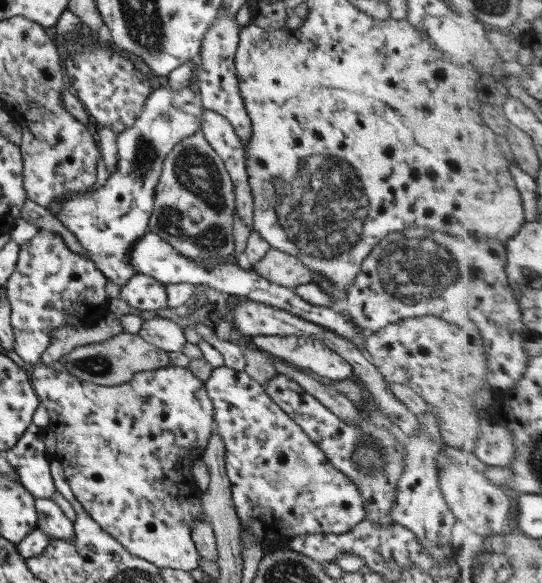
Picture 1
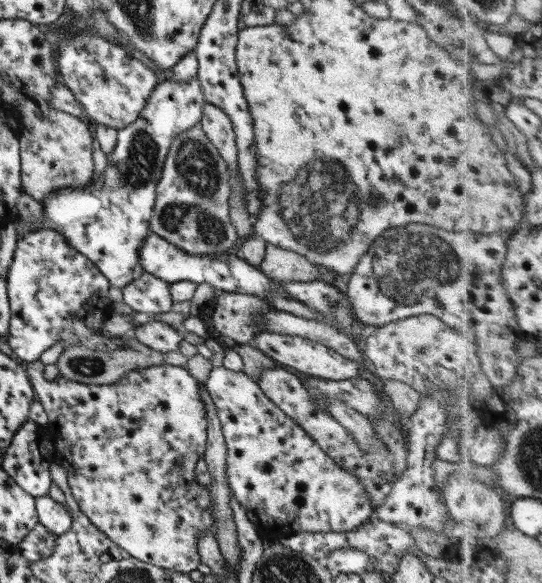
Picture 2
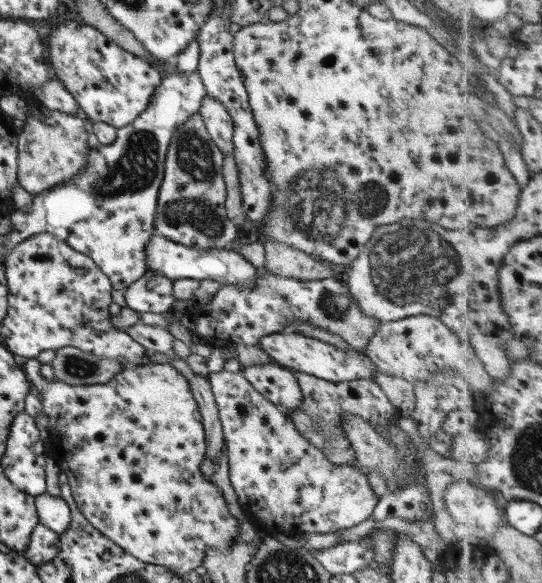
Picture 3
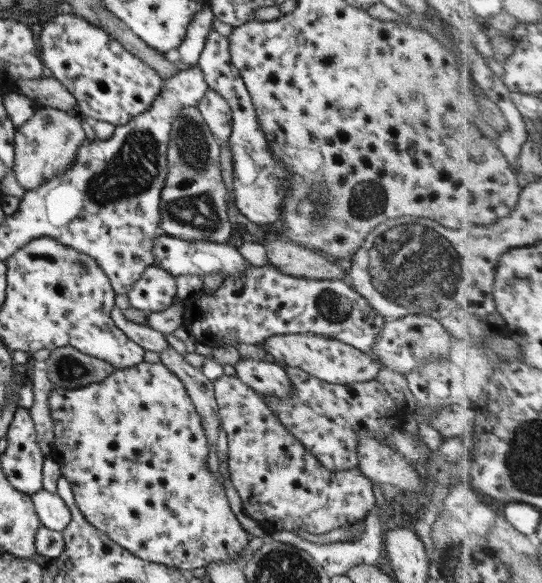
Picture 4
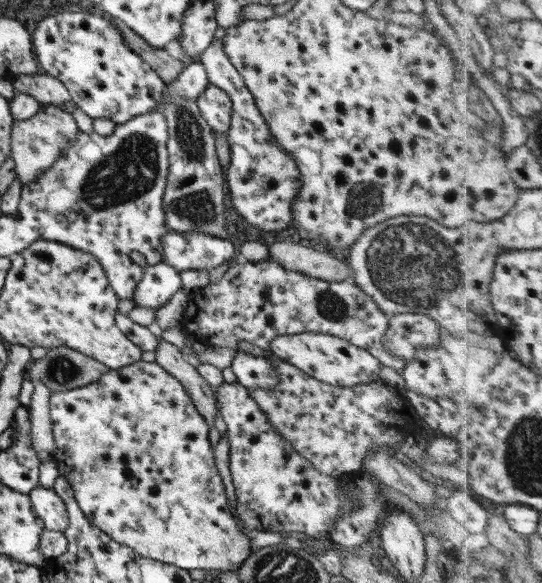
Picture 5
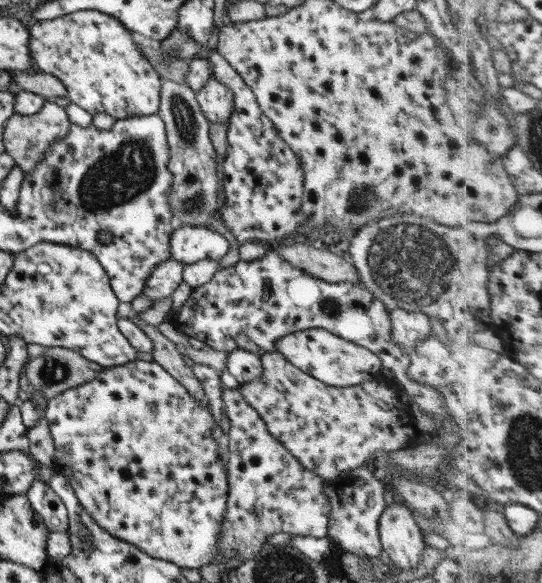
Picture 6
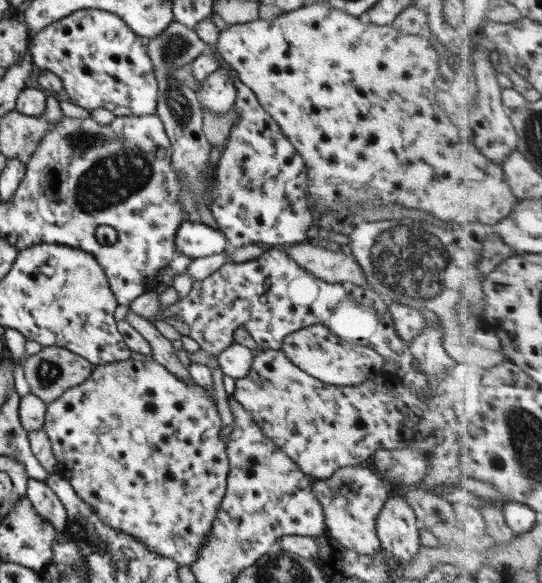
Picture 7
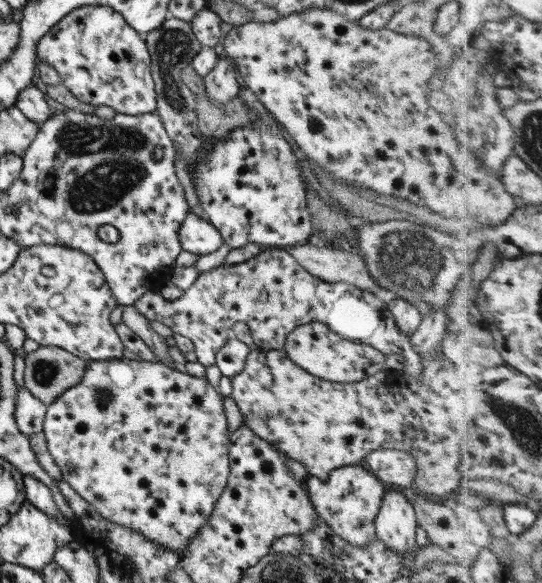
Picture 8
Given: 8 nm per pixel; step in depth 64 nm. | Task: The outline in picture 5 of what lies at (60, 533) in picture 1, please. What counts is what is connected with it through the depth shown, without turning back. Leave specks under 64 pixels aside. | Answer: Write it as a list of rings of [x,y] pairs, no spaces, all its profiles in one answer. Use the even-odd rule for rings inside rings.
[[[37,485],[27,494],[33,512],[38,516],[43,527],[49,531],[63,532],[68,526],[68,516],[63,501],[53,489]]]

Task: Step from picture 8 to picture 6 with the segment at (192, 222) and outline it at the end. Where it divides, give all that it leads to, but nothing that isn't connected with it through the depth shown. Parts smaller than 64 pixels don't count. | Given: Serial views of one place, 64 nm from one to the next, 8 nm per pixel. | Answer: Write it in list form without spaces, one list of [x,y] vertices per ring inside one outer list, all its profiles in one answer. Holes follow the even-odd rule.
[[[181,225],[169,235],[169,260],[181,262],[183,266],[199,263],[201,260],[217,262],[226,255],[228,249],[229,244],[223,236],[219,236],[219,233],[213,232],[211,229],[197,225]]]

